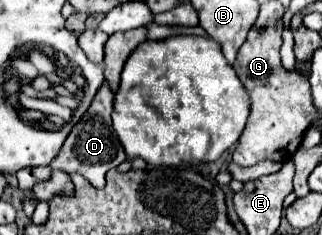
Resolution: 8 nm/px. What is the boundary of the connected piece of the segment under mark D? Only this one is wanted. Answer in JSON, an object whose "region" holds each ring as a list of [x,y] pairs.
{"region":[[[103,81],[97,95],[93,97],[93,103],[89,105],[87,113],[81,117],[79,125],[75,125],[71,129],[67,141],[63,143],[63,149],[59,151],[59,157],[55,157],[51,167],[67,171],[67,173],[81,173],[83,177],[89,179],[91,185],[103,187],[105,185],[105,173],[109,169],[115,169],[117,165],[121,165],[127,159],[123,145],[113,131],[111,111],[113,111],[113,91],[109,89],[109,83]]]}

